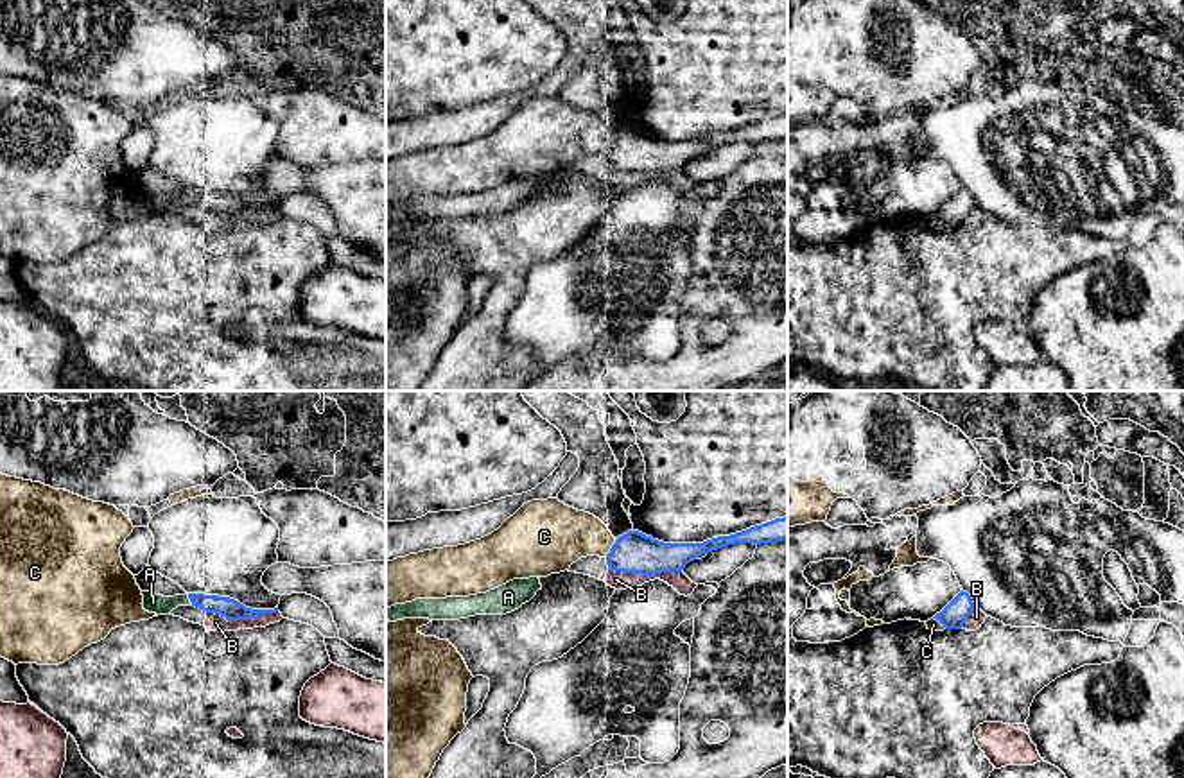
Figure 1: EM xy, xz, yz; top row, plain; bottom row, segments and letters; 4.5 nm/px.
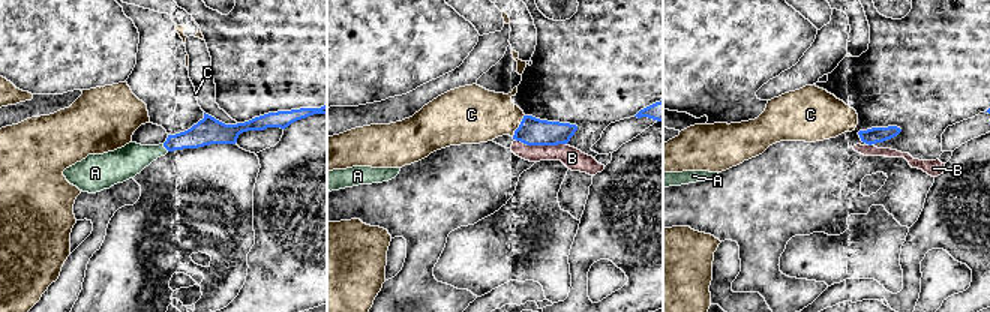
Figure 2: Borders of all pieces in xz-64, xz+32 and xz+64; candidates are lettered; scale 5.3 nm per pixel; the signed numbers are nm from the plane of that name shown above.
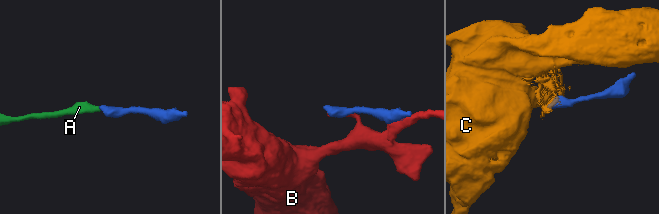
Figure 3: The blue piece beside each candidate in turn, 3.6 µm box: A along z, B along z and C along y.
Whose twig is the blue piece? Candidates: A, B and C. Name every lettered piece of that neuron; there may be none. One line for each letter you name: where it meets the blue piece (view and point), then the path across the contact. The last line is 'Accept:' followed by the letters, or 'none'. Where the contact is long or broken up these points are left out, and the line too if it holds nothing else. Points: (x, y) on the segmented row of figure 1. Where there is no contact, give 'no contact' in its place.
A: xy (189, 597)
Accept: A

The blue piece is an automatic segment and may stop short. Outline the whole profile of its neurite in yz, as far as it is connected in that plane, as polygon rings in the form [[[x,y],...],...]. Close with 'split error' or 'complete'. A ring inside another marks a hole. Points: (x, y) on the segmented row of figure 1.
[[[960,592],[940,613],[936,618],[945,629],[962,629],[967,617],[974,609],[974,602],[967,592]]]; complete

